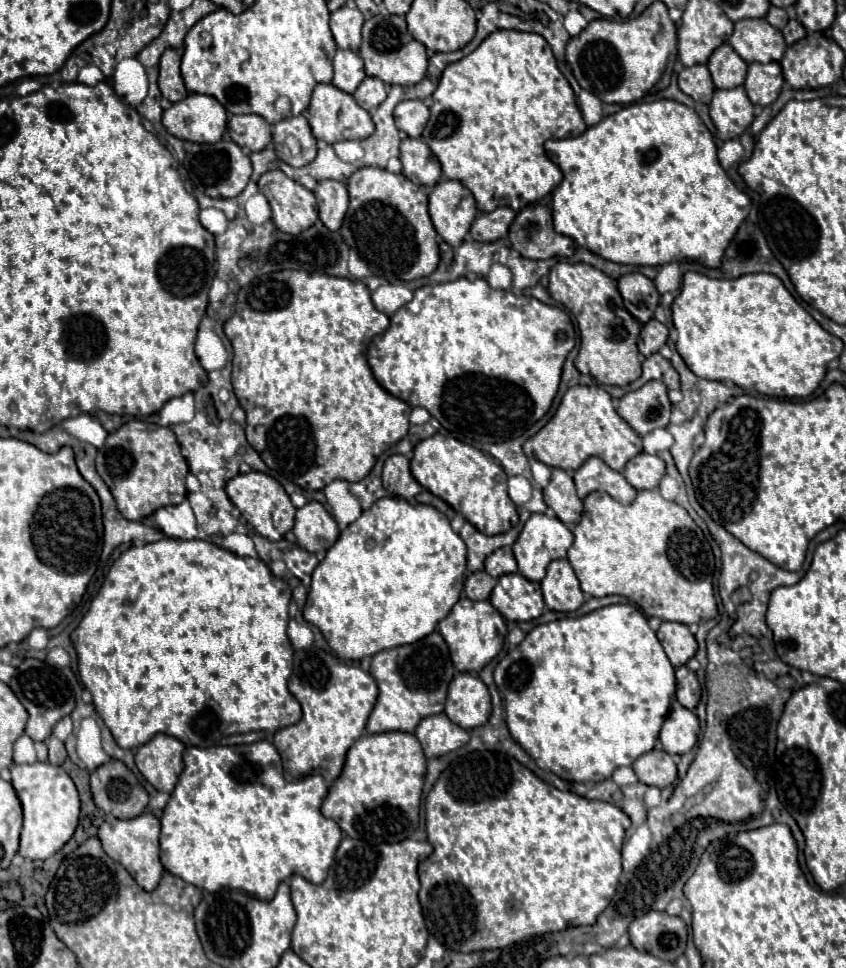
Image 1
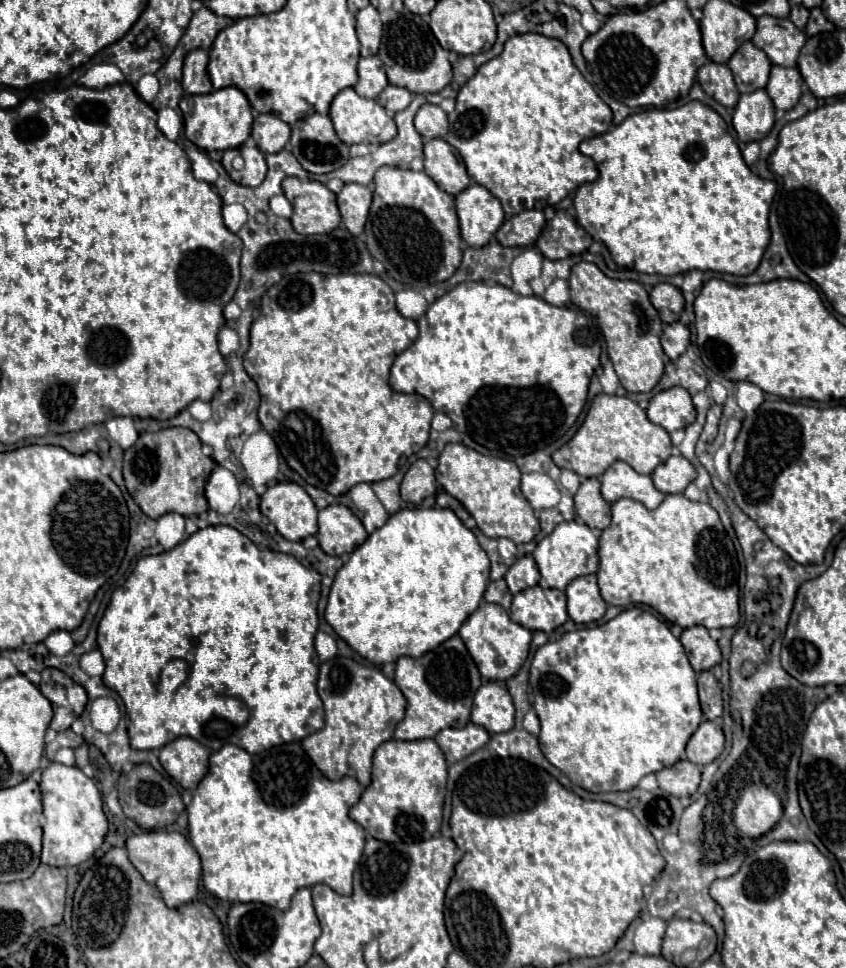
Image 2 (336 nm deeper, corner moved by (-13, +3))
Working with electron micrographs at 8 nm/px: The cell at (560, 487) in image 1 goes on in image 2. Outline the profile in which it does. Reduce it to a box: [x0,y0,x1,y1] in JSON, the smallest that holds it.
[575,478,611,530]

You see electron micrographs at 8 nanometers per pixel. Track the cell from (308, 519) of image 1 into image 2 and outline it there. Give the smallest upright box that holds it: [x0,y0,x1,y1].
[317,504,367,556]

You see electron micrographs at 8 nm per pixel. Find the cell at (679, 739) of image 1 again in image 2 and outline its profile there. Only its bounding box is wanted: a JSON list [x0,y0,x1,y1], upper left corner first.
[687,722,725,764]

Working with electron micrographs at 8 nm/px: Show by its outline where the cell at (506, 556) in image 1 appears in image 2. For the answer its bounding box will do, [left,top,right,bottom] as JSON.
[505,554,539,594]

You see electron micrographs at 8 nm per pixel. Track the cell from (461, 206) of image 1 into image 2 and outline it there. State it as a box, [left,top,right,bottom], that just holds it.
[455,184,505,248]

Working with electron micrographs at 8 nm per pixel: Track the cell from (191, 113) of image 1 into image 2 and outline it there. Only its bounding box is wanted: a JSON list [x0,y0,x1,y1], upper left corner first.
[179,88,253,152]

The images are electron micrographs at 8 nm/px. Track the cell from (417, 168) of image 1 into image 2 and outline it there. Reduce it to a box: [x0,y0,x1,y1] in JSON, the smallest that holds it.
[425,138,471,196]

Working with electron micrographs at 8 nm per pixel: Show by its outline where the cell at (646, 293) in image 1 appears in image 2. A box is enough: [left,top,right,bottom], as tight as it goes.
[651,284,683,324]

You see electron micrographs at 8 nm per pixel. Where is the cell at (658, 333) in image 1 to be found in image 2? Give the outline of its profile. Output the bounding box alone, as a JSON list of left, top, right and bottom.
[661,322,689,360]

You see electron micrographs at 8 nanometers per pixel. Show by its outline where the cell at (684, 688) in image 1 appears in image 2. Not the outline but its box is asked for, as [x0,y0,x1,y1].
[699,672,723,720]

